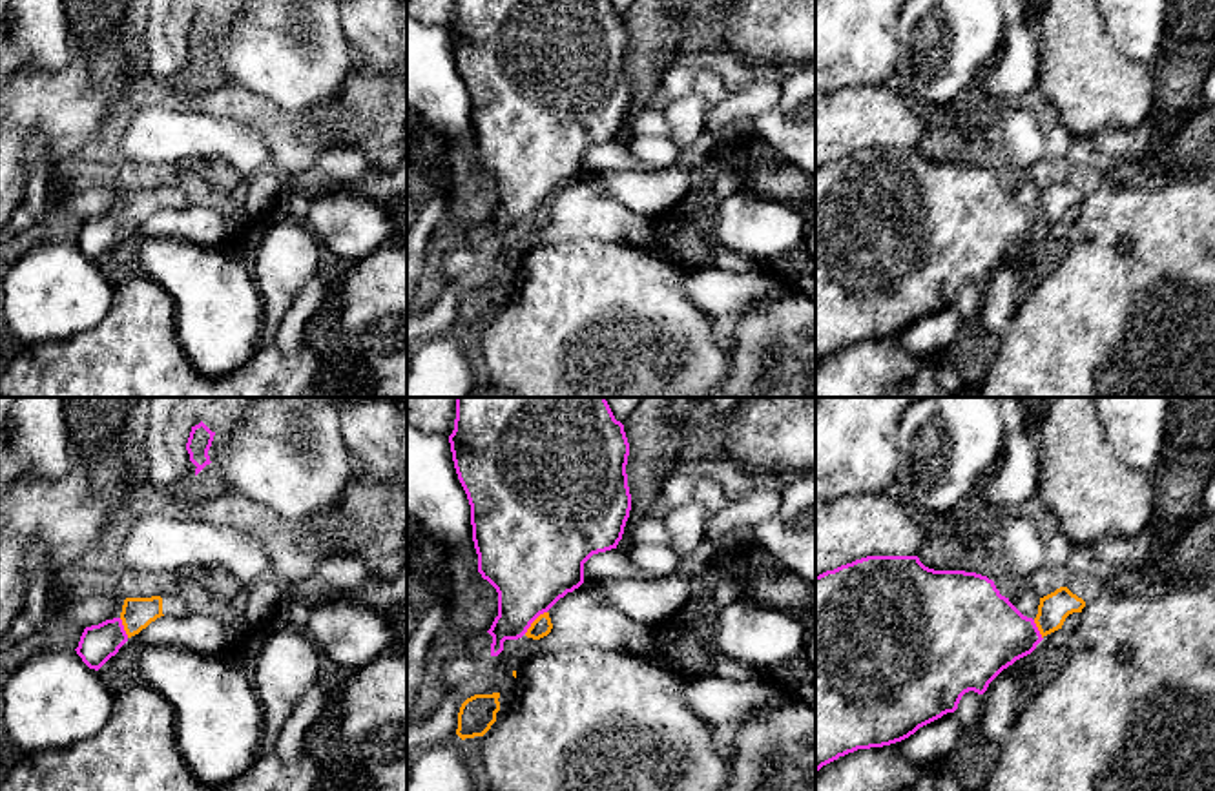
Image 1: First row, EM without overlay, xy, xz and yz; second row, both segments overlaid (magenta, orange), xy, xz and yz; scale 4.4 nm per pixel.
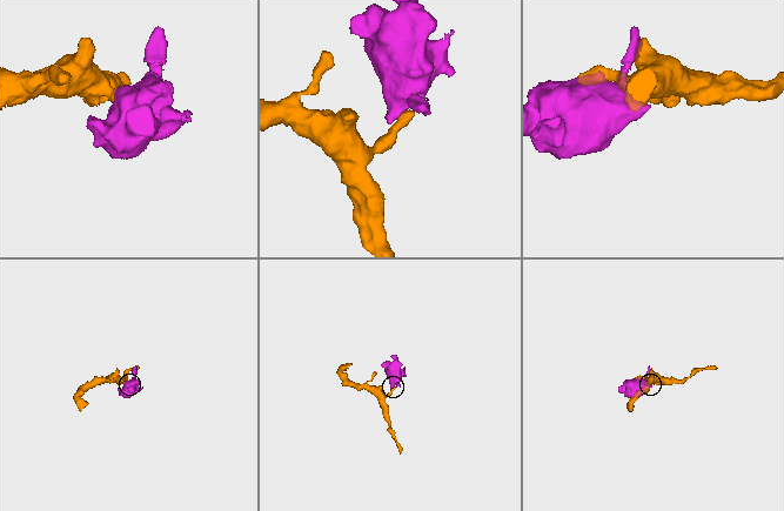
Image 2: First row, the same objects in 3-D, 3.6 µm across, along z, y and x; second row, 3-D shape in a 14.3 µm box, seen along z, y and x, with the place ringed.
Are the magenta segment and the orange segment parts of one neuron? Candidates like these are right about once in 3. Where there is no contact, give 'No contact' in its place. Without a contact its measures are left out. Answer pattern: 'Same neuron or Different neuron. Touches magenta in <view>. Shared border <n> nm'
Different neuron. Touches magenta in xz. Shared border 140 nm

